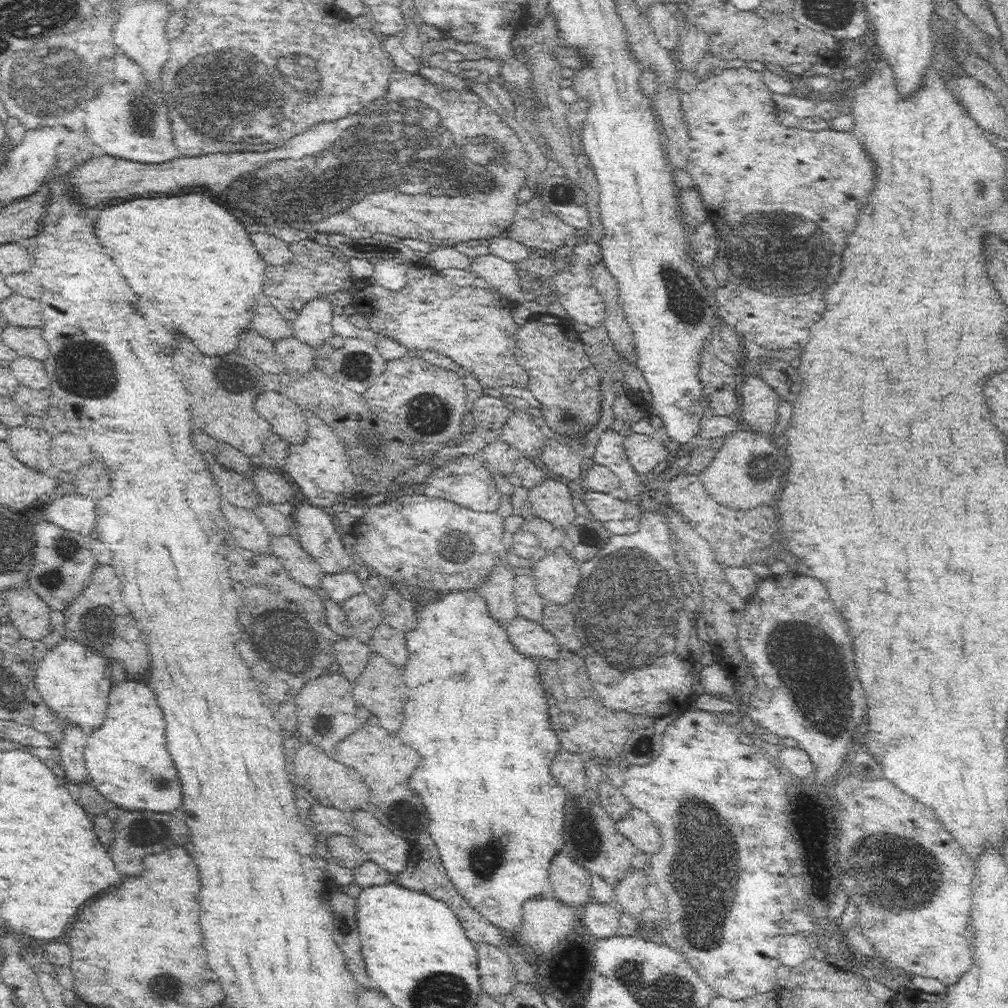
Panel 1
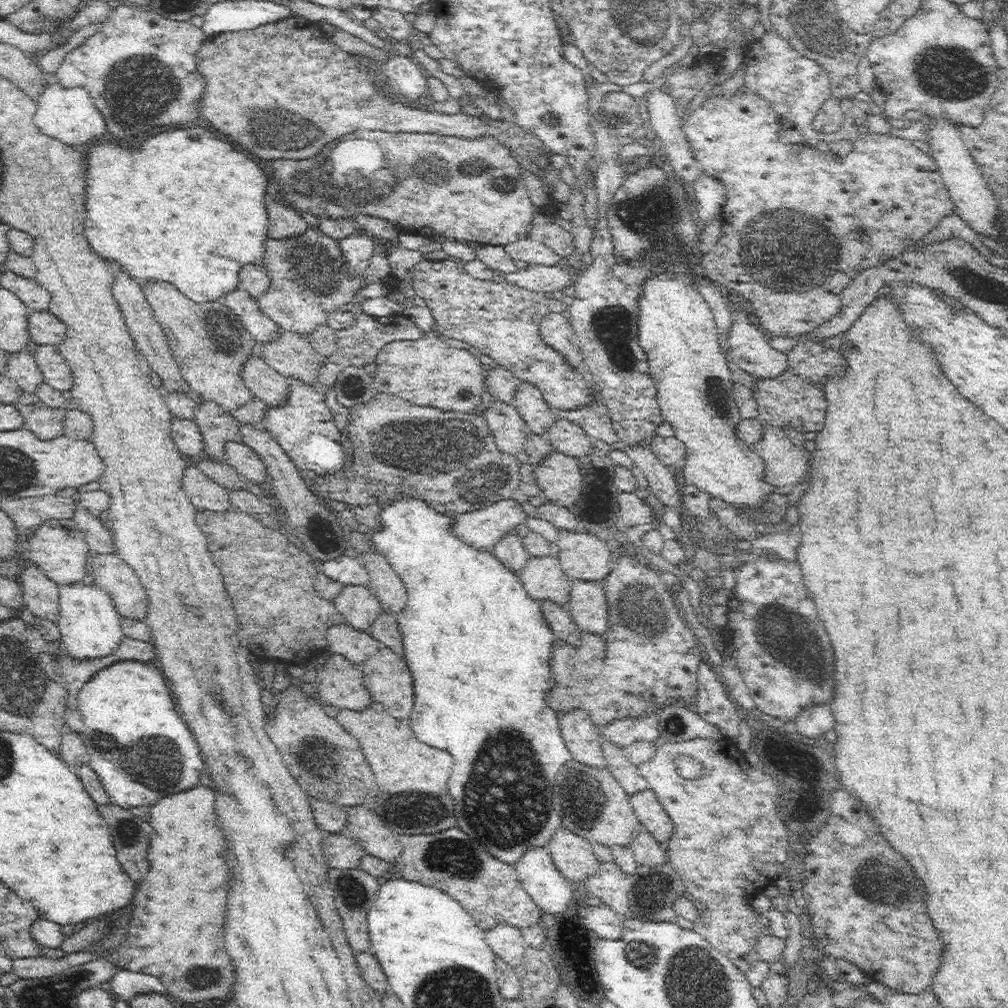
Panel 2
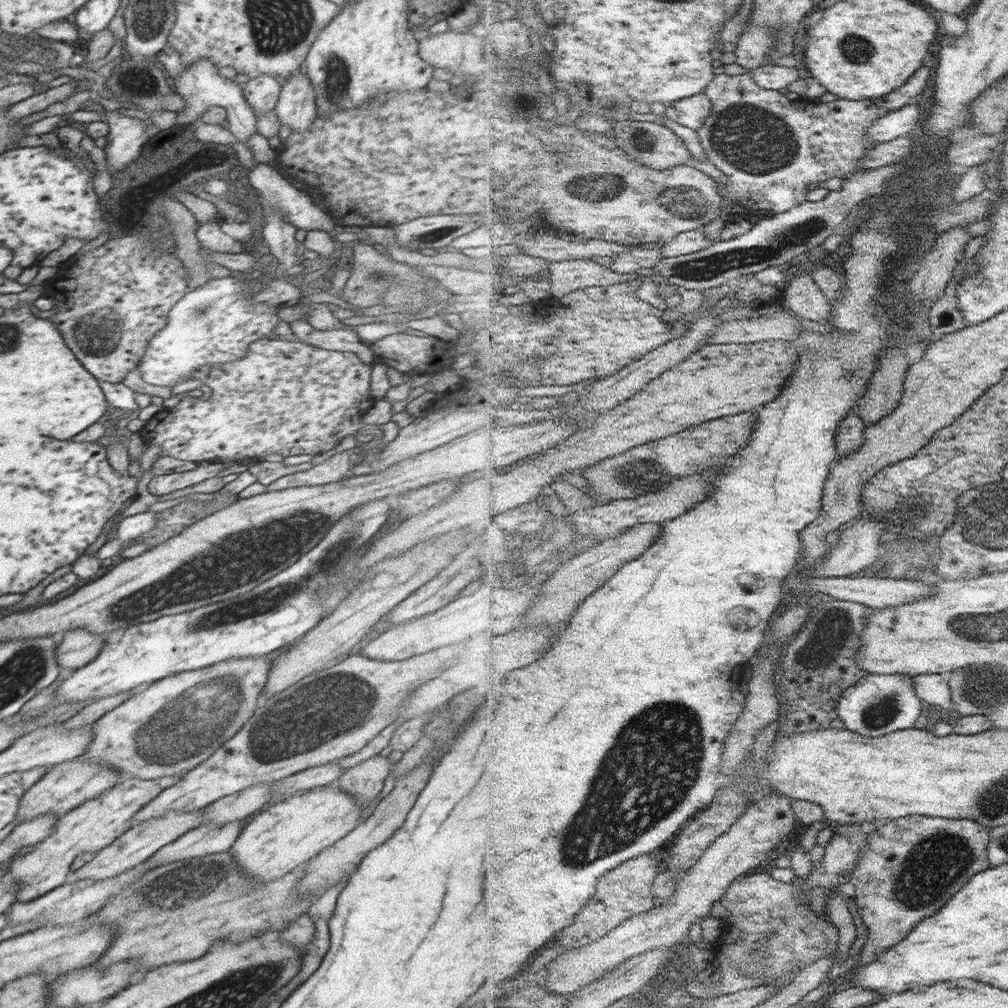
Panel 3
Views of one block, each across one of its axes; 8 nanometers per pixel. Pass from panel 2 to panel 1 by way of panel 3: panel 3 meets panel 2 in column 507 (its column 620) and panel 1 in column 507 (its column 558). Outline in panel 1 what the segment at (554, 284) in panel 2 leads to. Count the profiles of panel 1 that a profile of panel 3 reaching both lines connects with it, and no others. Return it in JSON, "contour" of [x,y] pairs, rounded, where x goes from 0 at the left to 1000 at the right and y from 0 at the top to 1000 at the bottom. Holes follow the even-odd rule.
{"contour":[[[482,252],[482,254],[474,254],[474,256],[465,259],[463,266],[471,274],[478,275],[490,288],[500,290],[500,292],[508,292],[514,300],[518,298],[518,290],[514,288],[512,266],[506,260],[492,256],[488,252]],[[486,266],[502,266],[502,268],[492,270],[492,268],[486,268]]]}

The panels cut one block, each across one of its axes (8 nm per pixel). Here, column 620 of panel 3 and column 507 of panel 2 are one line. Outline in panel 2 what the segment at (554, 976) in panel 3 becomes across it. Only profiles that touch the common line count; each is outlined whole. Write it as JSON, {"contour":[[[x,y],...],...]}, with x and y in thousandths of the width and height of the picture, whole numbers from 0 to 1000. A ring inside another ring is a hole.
{"contour":[[[496,918],[479,926],[479,928],[492,950],[508,960],[517,955],[523,938],[516,924],[504,918]]]}

